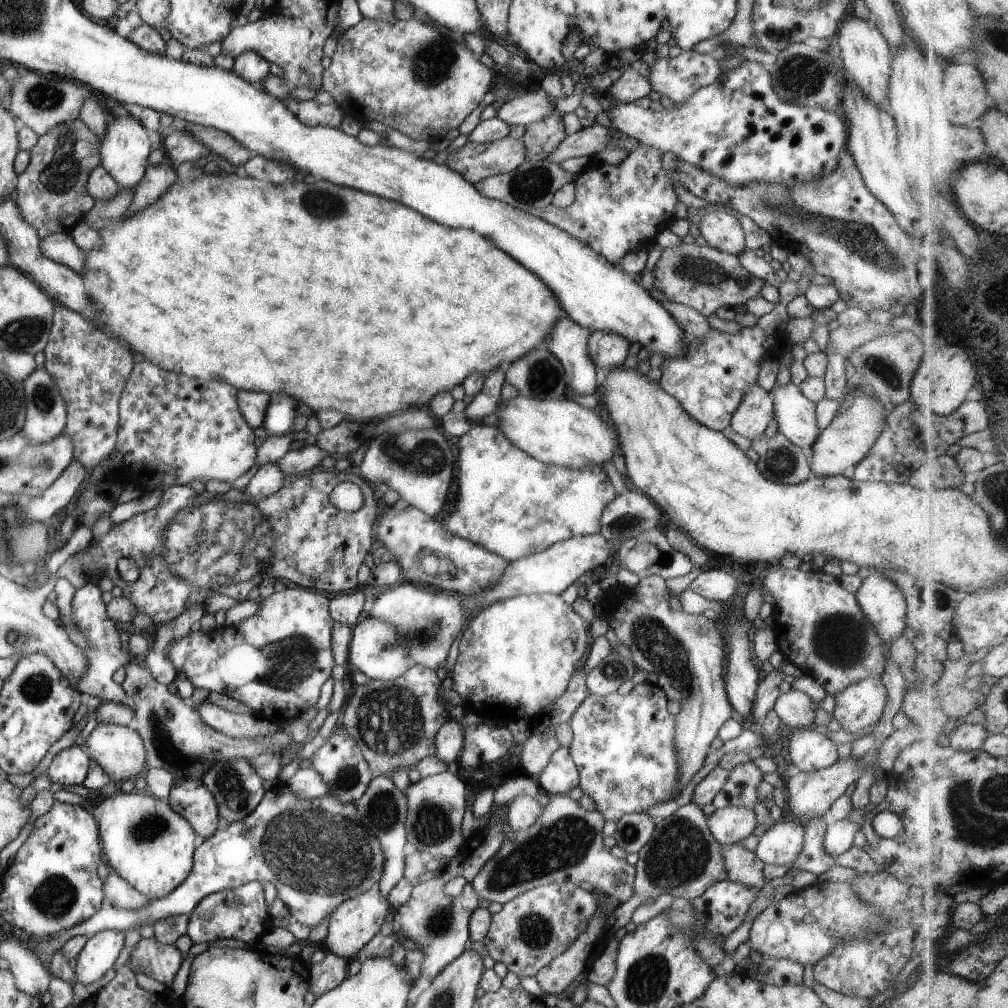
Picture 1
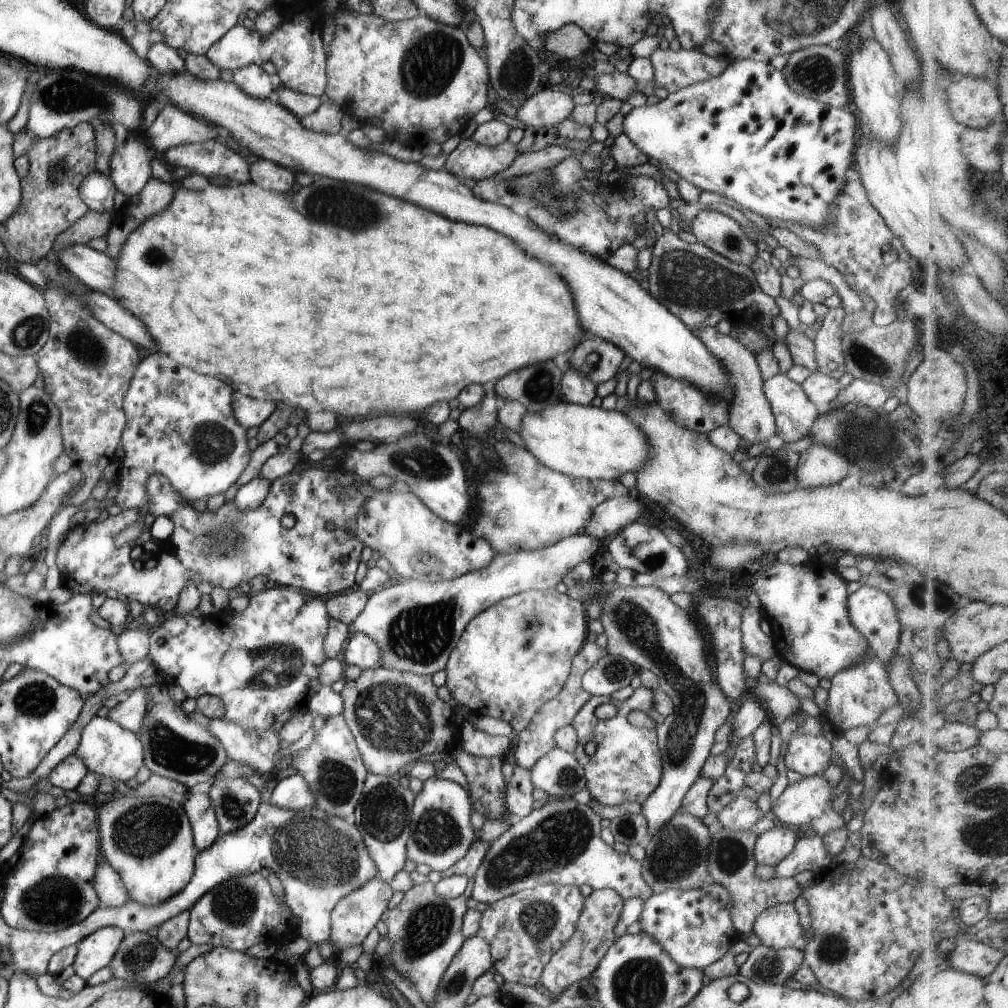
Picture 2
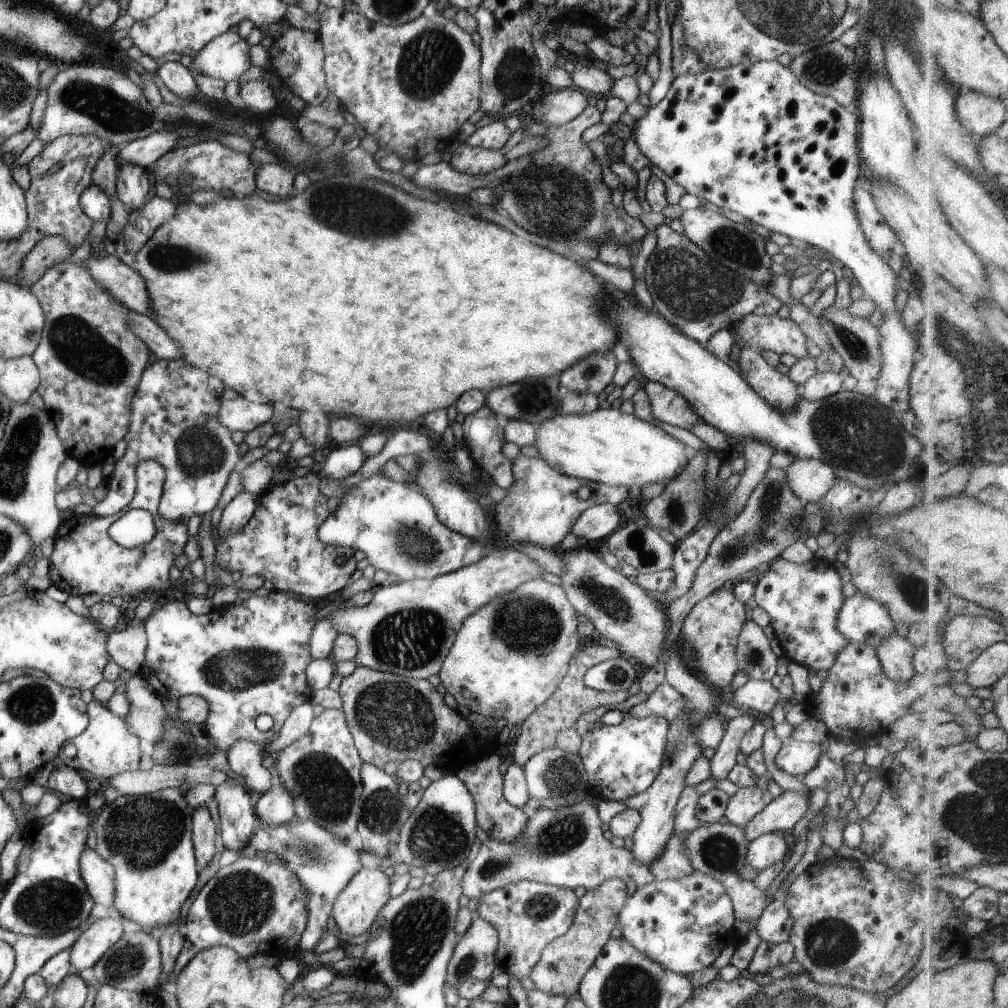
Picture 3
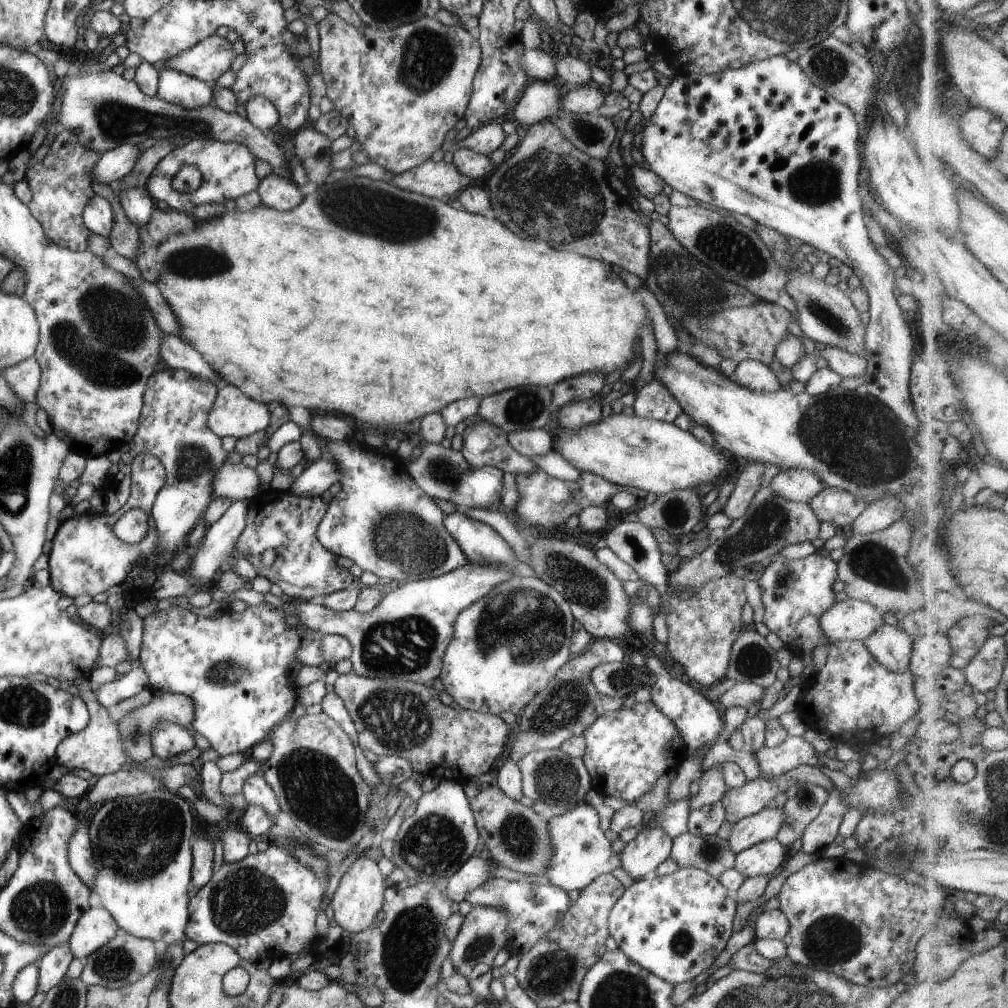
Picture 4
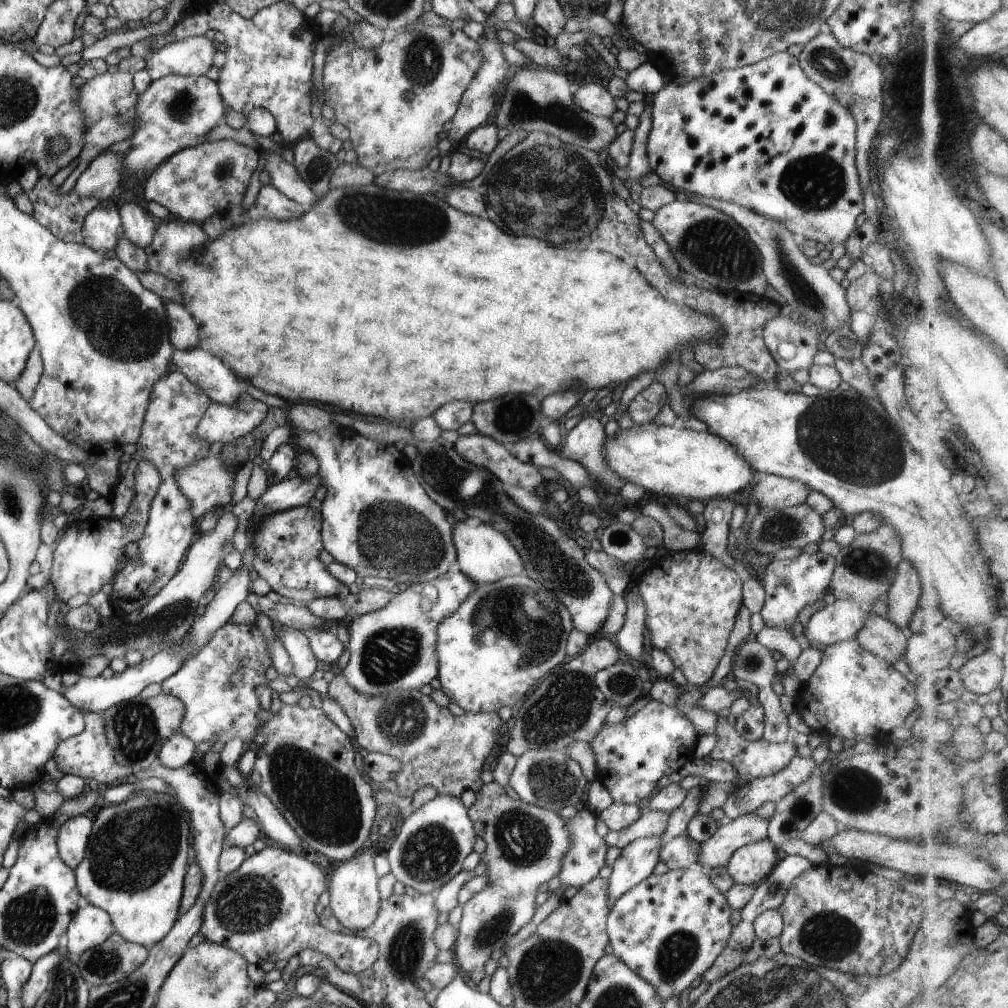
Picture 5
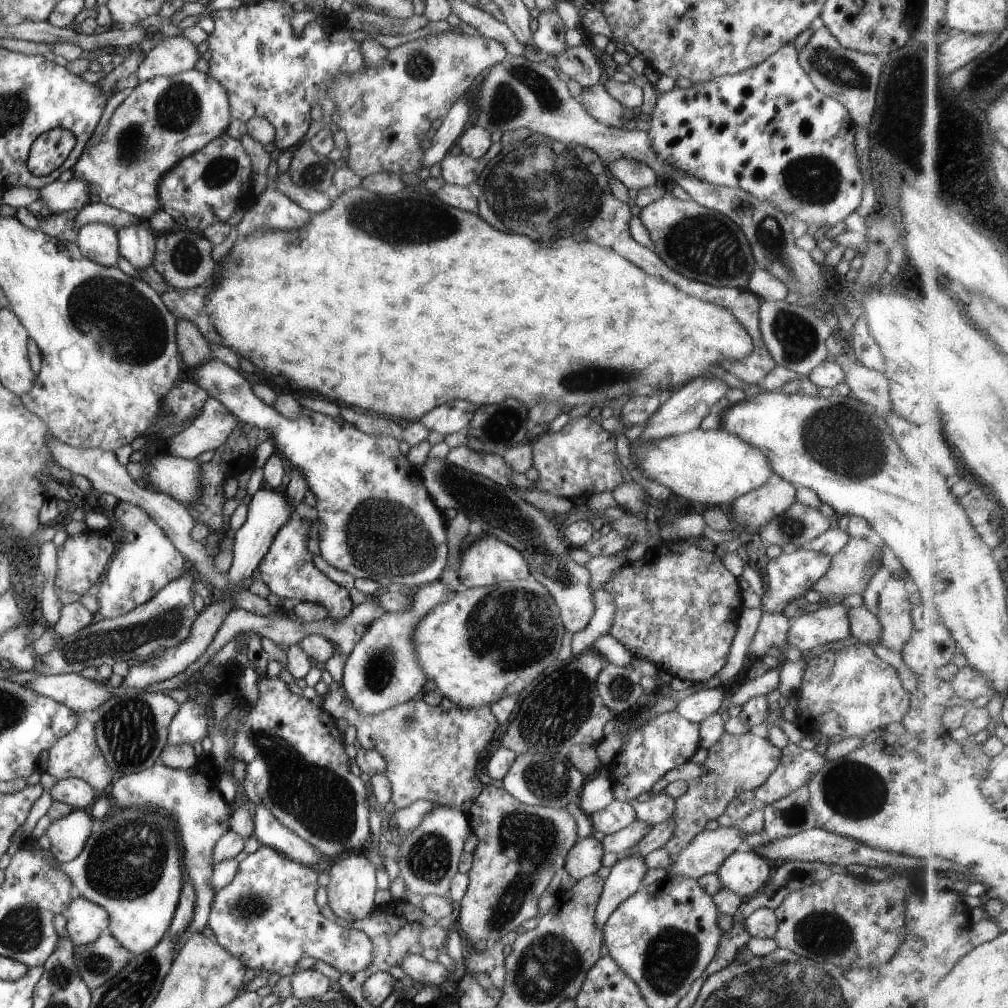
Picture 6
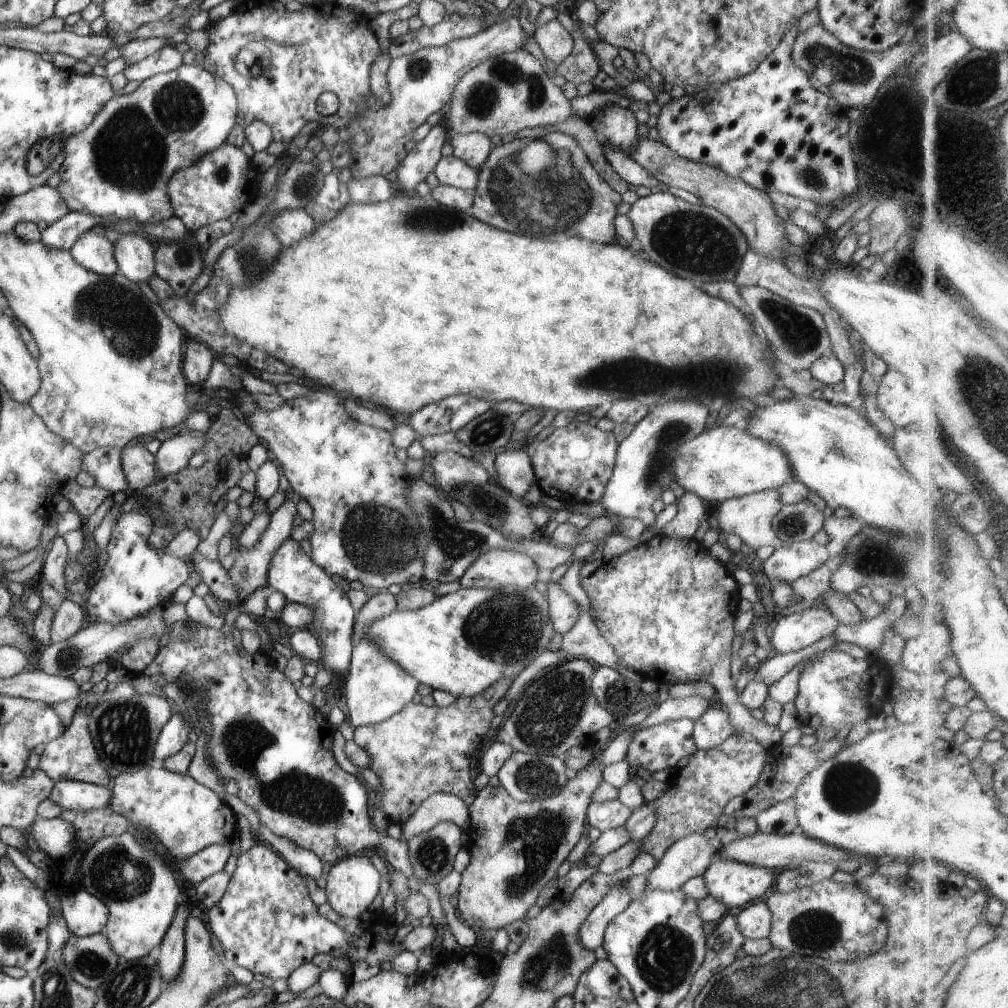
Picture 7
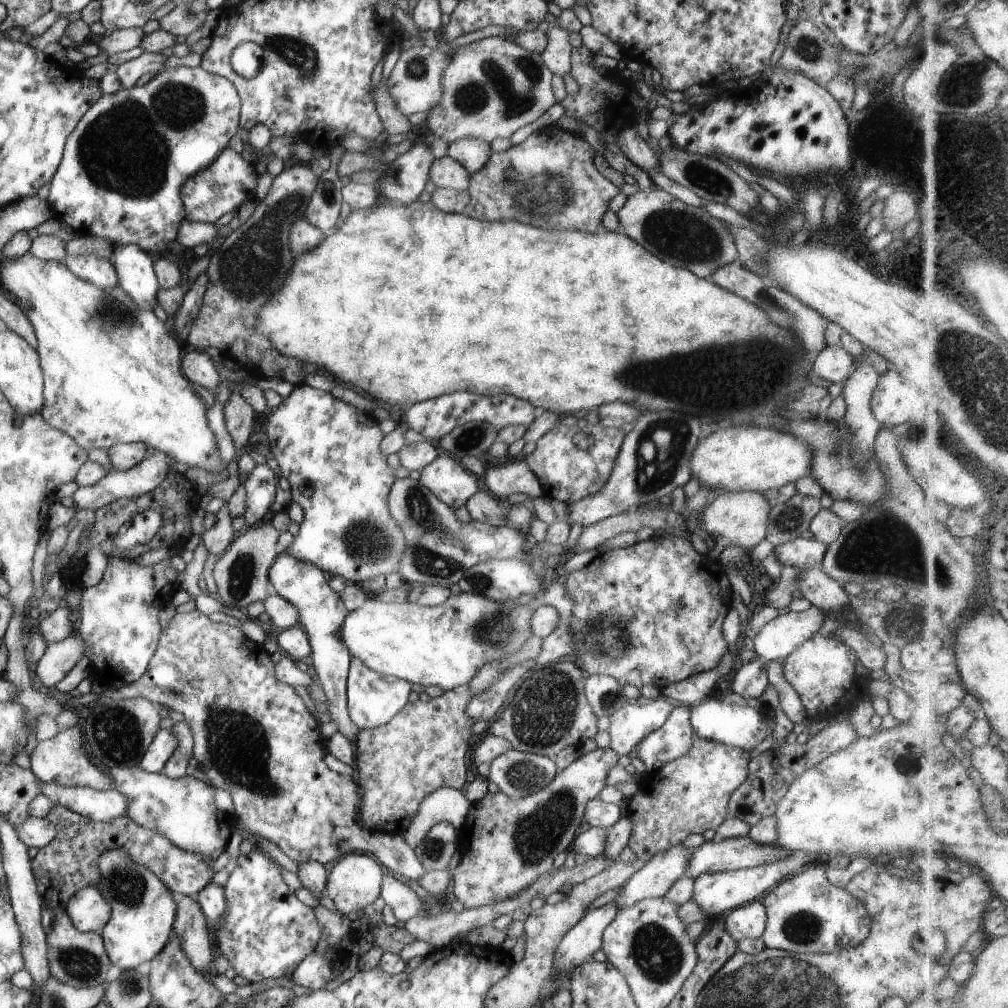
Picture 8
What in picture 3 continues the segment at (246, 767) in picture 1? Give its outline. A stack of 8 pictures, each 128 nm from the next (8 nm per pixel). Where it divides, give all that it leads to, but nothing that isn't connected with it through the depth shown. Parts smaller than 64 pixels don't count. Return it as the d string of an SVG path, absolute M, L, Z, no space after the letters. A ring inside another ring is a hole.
M225 781L217 787L214 799L218 802L222 824L220 836L224 846L227 850L240 854L246 840L261 826L254 814L256 797L242 784L228 784Z

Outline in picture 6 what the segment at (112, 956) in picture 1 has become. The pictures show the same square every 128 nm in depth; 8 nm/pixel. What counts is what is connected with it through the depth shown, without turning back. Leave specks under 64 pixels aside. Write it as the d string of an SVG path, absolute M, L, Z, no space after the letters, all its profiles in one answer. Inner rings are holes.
M76 896L70 906L64 910L63 913L66 918L68 935L70 940L74 942L74 946L82 946L82 944L90 944L94 940L98 940L107 932L107 927L110 925L108 912L102 906L91 902L84 898L84 896Z

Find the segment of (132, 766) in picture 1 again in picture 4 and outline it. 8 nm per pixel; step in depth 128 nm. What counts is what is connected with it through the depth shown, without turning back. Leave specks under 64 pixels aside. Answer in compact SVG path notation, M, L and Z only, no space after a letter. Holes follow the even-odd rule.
M74 680L72 682L80 690L80 696L87 704L90 713L90 722L85 729L80 732L68 735L58 746L55 752L55 759L58 765L66 766L69 770L84 768L95 776L101 777L120 770L124 762L133 762L127 755L123 747L123 738L121 737L116 721L110 717L108 709L100 704L92 688L92 681Z

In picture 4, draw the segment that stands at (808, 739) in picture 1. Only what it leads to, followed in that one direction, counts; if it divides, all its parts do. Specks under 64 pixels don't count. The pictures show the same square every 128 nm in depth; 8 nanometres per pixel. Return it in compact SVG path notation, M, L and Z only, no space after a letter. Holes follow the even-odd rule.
M786 737L774 748L762 746L754 752L763 774L780 775L800 764L817 766L818 757L814 747L801 737Z

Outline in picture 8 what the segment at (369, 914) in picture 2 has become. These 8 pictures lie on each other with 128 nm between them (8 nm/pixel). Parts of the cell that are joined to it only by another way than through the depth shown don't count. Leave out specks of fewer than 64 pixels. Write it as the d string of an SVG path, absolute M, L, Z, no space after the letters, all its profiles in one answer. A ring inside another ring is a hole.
M351 852L336 861L330 875L327 876L325 894L332 899L342 917L350 912L364 910L368 904L373 903L381 896L383 878L387 870L373 855L369 853Z

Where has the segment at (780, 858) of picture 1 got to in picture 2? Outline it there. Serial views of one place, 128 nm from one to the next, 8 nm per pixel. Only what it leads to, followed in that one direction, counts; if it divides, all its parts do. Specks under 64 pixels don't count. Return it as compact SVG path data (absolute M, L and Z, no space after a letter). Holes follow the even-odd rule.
M782 824L757 836L753 854L758 865L776 866L795 848L800 831Z

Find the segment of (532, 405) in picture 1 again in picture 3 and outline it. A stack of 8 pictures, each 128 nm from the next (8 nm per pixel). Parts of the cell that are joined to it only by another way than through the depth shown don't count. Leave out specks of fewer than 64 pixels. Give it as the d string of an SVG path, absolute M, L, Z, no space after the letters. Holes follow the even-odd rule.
M600 408L590 414L560 414L544 420L536 427L536 448L547 464L564 475L595 481L609 486L632 486L644 488L646 484L672 482L680 476L690 462L692 451L684 443L675 439L658 426L637 418L637 414L624 414L614 408Z

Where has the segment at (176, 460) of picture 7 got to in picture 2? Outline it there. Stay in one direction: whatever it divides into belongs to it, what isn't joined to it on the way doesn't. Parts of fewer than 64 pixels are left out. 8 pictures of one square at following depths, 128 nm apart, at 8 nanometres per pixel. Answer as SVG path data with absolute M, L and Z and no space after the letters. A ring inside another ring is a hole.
M240 391L233 392L232 396L234 416L246 430L254 426L258 428L276 408L274 402L256 400L256 398L240 394Z

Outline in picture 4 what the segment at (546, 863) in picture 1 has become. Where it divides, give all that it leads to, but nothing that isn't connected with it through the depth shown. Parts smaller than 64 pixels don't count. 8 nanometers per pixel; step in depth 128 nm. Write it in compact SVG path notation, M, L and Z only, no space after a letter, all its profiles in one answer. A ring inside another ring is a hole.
M583 802L567 810L561 816L552 816L548 820L548 834L552 842L552 858L544 870L543 876L558 888L569 892L582 891L592 880L602 874L612 873L620 867L620 856L612 850L611 842L600 830L600 816L588 803ZM472 856L462 868L456 872L450 879L446 888L446 894L452 902L460 903L464 898L478 888L480 884L484 884L484 880L490 877L490 868L496 868L496 862L489 858L480 858L480 856Z

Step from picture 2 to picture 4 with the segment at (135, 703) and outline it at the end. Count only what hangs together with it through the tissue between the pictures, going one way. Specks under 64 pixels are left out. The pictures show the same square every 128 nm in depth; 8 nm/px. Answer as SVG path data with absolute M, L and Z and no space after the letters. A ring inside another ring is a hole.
M160 721L152 727L151 743L154 755L165 759L197 746L189 728L168 721Z

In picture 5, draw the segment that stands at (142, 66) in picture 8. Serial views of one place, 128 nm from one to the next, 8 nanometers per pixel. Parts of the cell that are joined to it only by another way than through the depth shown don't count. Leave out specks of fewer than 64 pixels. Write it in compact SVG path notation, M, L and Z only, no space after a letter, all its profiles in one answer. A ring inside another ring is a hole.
M205 36L176 40L156 50L146 60L145 70L148 70L152 80L168 74L206 75L216 52L213 42Z

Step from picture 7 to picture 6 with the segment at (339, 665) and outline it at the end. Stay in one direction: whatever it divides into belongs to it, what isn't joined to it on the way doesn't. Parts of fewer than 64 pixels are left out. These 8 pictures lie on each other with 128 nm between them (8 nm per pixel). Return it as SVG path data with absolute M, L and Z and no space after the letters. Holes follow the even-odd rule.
M294 513L275 533L270 549L257 567L260 569L259 578L266 583L274 595L278 595L283 603L312 602L320 604L327 608L330 620L340 624L340 620L352 611L354 605L349 590L332 582L328 576L316 568L313 562L313 555L307 548L307 537L311 524L314 523L300 518Z

